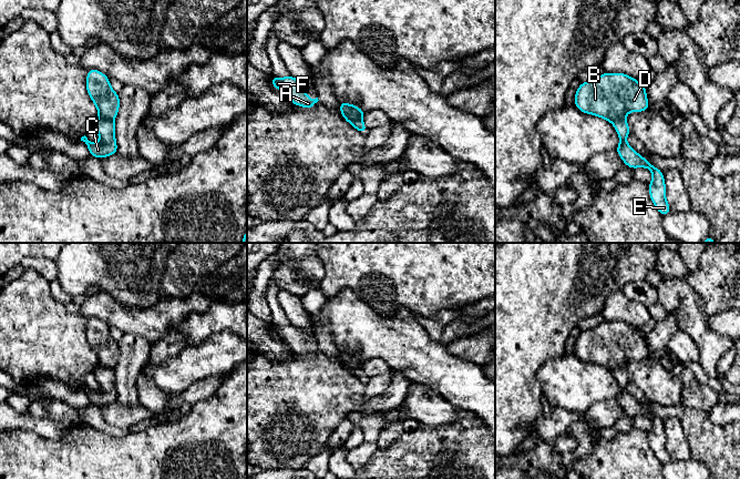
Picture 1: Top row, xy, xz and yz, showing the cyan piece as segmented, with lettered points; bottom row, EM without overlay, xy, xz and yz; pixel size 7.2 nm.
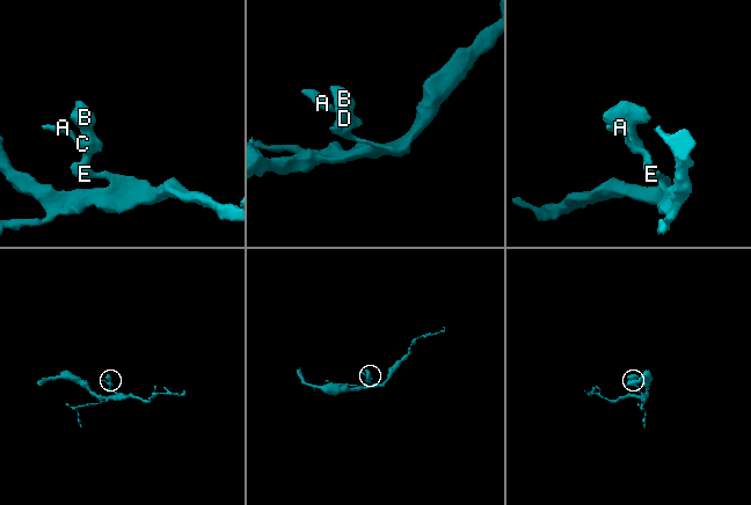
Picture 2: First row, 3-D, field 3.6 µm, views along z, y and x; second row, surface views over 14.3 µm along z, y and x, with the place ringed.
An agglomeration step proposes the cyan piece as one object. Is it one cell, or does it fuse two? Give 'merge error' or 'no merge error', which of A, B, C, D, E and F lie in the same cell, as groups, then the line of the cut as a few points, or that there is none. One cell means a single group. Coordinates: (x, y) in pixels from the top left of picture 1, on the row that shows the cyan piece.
merge error | A C E F / B D | xz (345, 116), (361, 121)

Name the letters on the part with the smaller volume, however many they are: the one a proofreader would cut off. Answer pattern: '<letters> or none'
B, D

